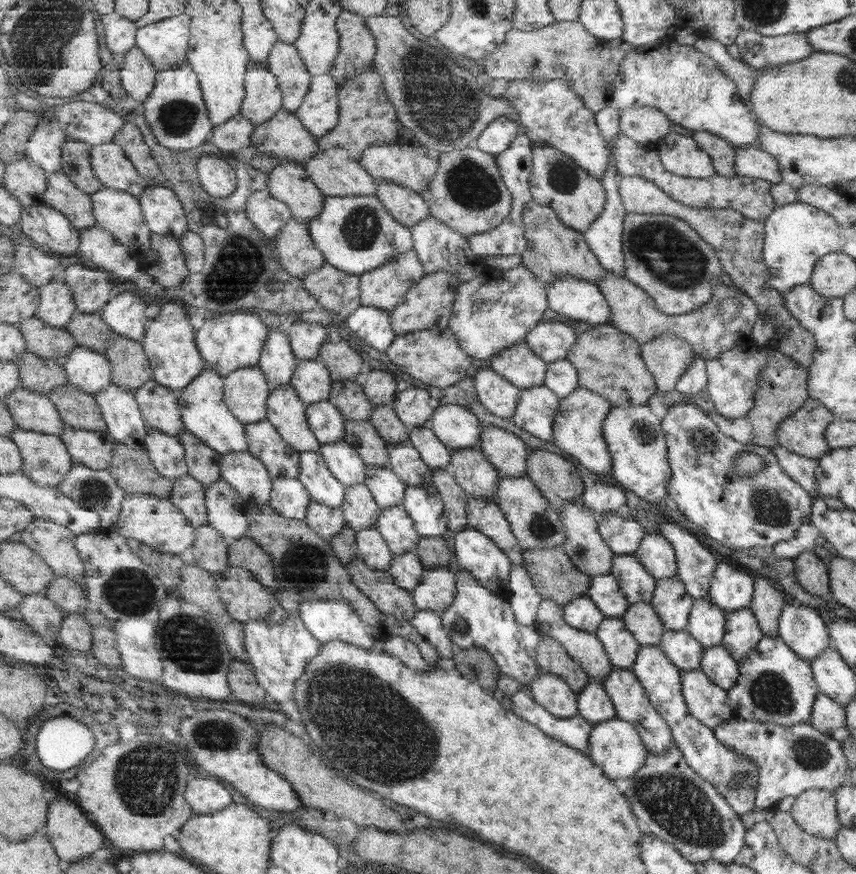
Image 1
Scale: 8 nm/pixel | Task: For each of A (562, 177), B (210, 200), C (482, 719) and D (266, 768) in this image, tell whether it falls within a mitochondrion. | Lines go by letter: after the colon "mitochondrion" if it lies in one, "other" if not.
A: mitochondrion
B: other
C: other
D: other

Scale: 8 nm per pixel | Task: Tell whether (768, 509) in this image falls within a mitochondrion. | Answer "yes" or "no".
yes

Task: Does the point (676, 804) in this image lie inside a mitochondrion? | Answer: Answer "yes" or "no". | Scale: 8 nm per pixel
yes

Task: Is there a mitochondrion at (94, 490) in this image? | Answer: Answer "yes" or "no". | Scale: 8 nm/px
yes

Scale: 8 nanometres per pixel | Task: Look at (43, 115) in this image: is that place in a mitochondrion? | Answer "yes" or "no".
no

